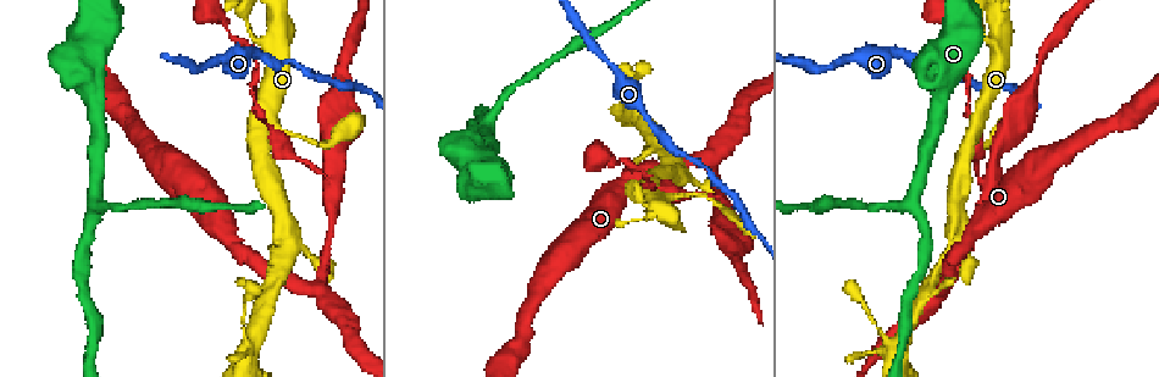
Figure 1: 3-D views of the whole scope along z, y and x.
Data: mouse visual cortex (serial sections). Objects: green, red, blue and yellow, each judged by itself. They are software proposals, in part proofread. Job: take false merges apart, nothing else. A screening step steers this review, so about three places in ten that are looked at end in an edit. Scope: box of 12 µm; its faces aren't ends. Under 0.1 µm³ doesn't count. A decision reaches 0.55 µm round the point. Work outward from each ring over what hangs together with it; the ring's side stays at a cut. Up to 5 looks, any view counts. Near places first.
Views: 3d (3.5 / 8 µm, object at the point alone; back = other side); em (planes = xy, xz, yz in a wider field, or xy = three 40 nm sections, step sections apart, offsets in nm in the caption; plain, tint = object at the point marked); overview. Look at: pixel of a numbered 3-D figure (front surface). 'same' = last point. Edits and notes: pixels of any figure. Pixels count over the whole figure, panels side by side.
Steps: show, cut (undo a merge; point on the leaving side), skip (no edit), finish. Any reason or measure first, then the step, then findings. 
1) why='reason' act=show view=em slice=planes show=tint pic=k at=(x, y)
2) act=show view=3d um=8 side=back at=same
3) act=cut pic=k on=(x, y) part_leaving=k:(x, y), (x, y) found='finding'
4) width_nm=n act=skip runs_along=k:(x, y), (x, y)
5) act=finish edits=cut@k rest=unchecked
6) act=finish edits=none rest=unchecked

why='thin arm on a thick one' act=show view=3d um=3.5 pic=1 at=(706, 161)

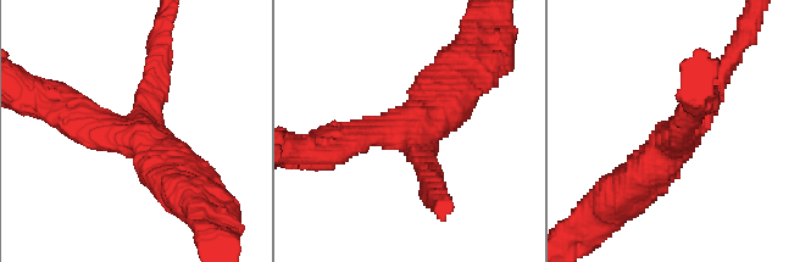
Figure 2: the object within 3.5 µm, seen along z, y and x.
arms=3 arm_widths_nm=200,350,600 why='shape alone is not enough' act=show view=em slice=xy step=5 show=tint pic=2 at=(407, 134)

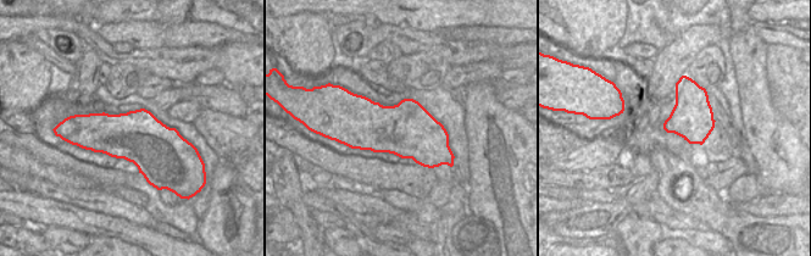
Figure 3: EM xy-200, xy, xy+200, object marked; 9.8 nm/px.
act=skip runs_along=2:(61, 107), (132, 133), (150, 70) found='all the same cell'

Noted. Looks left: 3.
why='narrows sharply' act=show view=3d um=8 pic=1 at=(728, 205)

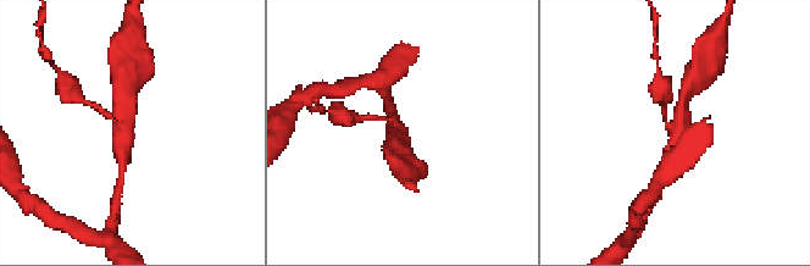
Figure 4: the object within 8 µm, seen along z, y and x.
arms=3 arm_widths_nm=150,300,350 act=show view=em slice=xy step=5 show=tint pic=4 at=(399, 131)

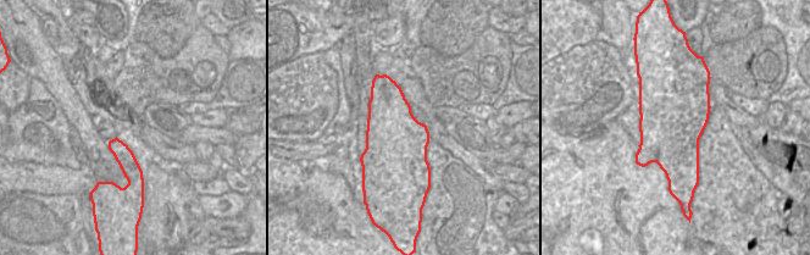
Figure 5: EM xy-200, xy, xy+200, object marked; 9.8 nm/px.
act=skip runs_along=4:(666, 161), (677, 140), (686, 94) found='all the same cell'

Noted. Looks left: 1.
act=finish edits=none rest=unchecked

